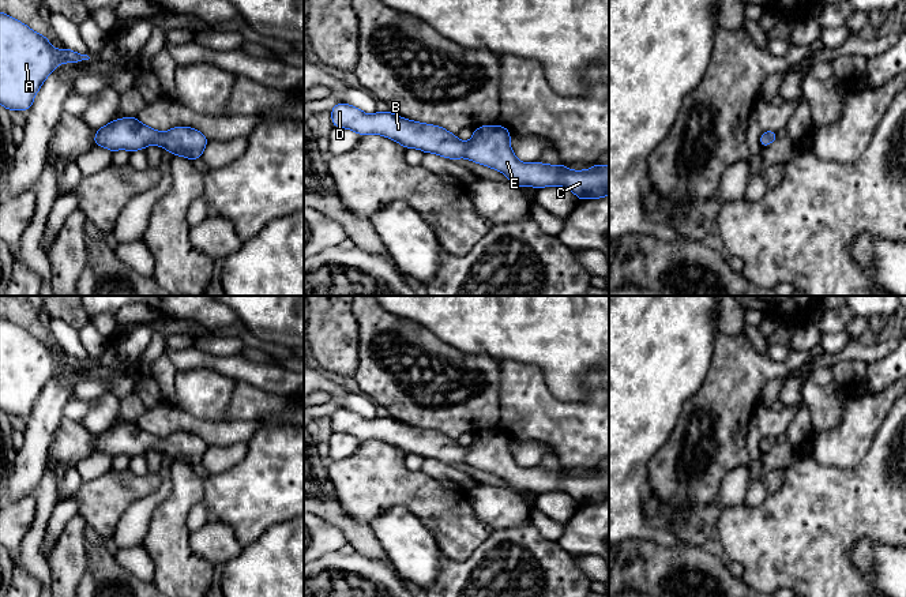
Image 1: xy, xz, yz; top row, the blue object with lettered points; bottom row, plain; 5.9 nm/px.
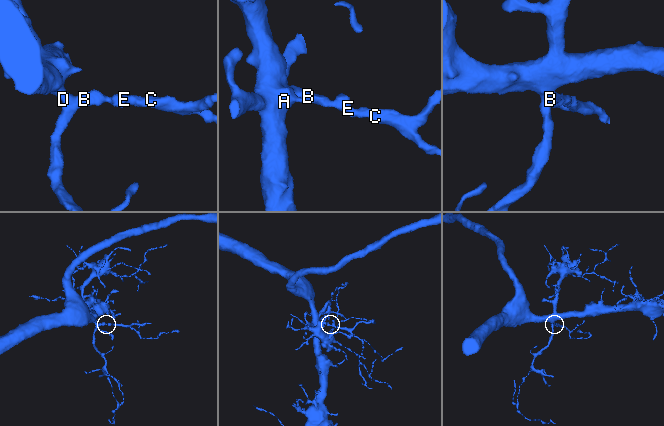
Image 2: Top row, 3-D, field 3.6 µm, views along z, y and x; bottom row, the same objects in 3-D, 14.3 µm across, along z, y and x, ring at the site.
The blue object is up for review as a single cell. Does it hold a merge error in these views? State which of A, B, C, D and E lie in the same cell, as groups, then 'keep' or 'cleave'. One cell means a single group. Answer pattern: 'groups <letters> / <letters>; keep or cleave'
groups A B C D E; keep

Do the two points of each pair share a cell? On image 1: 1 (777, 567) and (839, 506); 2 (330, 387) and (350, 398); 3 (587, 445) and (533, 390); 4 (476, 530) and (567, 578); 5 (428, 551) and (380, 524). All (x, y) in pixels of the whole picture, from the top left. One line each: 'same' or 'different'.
1: same
2: different
3: same
4: different
5: same

